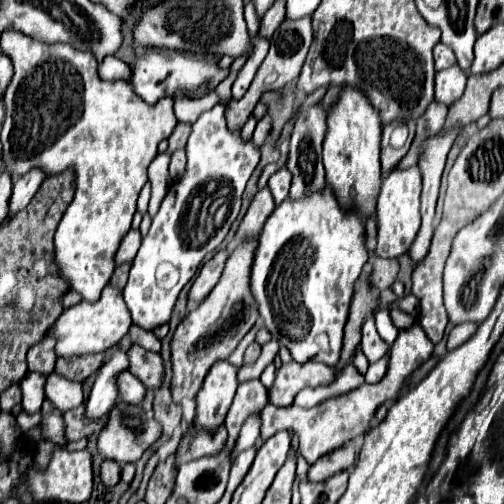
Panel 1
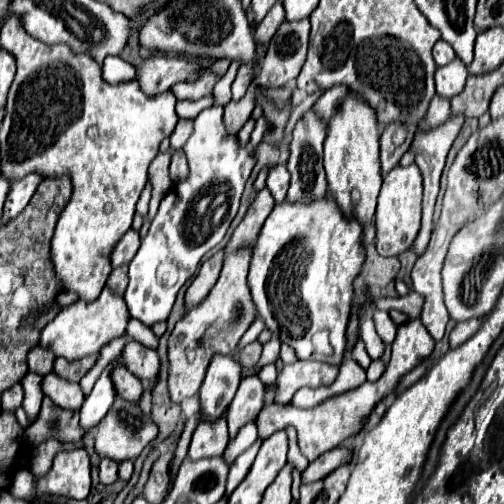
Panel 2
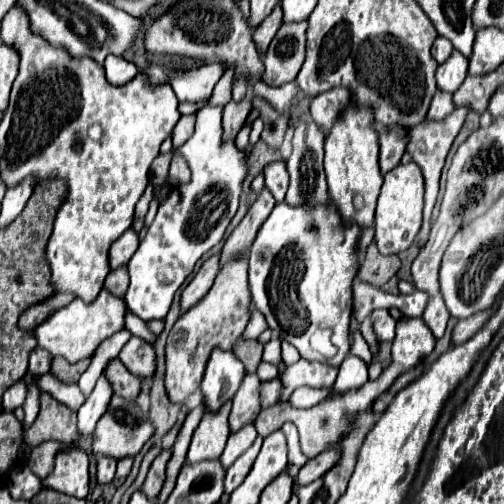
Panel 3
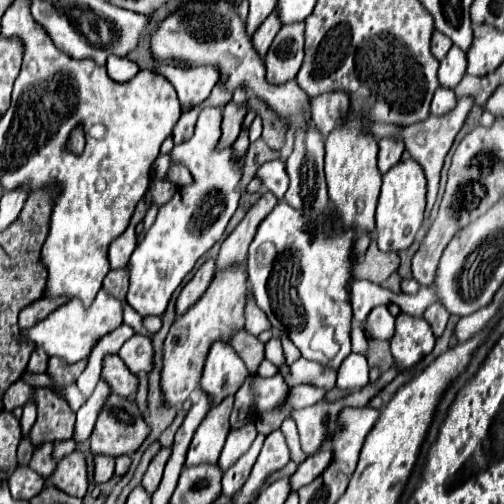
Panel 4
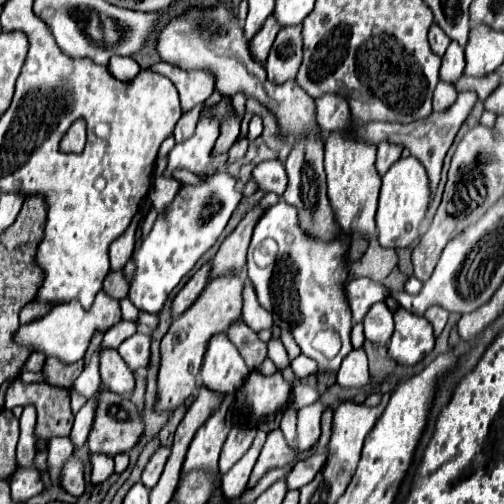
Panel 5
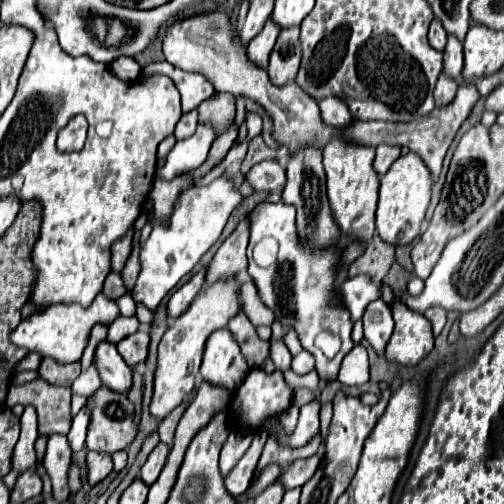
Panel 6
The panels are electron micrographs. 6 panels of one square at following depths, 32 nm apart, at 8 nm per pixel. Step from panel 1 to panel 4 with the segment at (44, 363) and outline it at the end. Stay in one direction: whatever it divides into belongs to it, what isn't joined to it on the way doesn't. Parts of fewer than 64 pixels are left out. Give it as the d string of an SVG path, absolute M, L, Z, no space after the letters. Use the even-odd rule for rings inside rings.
M34 350L32 356L30 356L30 362L28 362L28 372L36 372L36 374L46 372L46 368L48 368L48 358L50 358L50 356L48 356L46 352Z

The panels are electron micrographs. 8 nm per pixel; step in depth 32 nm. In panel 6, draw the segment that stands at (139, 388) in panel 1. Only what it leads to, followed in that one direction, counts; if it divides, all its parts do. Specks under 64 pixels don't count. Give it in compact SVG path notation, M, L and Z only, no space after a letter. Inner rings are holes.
M100 342L96 348L96 368L100 372L102 386L120 394L126 394L132 388L132 370L124 364L116 346Z

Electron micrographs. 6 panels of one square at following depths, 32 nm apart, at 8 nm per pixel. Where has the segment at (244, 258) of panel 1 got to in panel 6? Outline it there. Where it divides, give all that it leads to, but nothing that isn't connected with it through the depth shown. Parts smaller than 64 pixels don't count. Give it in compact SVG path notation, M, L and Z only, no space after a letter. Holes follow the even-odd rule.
M236 278L230 280L218 280L206 290L202 290L190 308L178 316L166 334L162 336L162 342L158 346L158 368L156 368L156 378L154 378L154 398L150 404L152 416L166 418L182 400L186 394L194 390L196 374L202 362L202 352L208 336L220 328L226 328L228 320L234 318L240 310L240 284Z

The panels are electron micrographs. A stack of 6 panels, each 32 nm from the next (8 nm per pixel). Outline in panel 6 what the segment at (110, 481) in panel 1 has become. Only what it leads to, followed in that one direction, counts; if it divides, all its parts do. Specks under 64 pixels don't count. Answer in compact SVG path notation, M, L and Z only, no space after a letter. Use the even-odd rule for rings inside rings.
M88 452L88 482L94 486L102 482L112 472L112 456L104 456L100 452Z

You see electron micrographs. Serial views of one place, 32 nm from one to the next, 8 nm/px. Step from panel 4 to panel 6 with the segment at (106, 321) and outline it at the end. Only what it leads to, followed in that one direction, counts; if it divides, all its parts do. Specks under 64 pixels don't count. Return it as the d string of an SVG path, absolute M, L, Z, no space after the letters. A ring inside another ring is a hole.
M102 292L94 298L90 308L82 308L80 304L52 304L44 312L38 312L30 316L28 320L22 320L20 326L12 332L10 340L16 346L26 348L28 352L38 352L42 356L52 356L58 362L78 362L82 358L82 352L88 344L90 332L96 324L110 326L120 316L120 310L116 308L116 300L106 298Z

